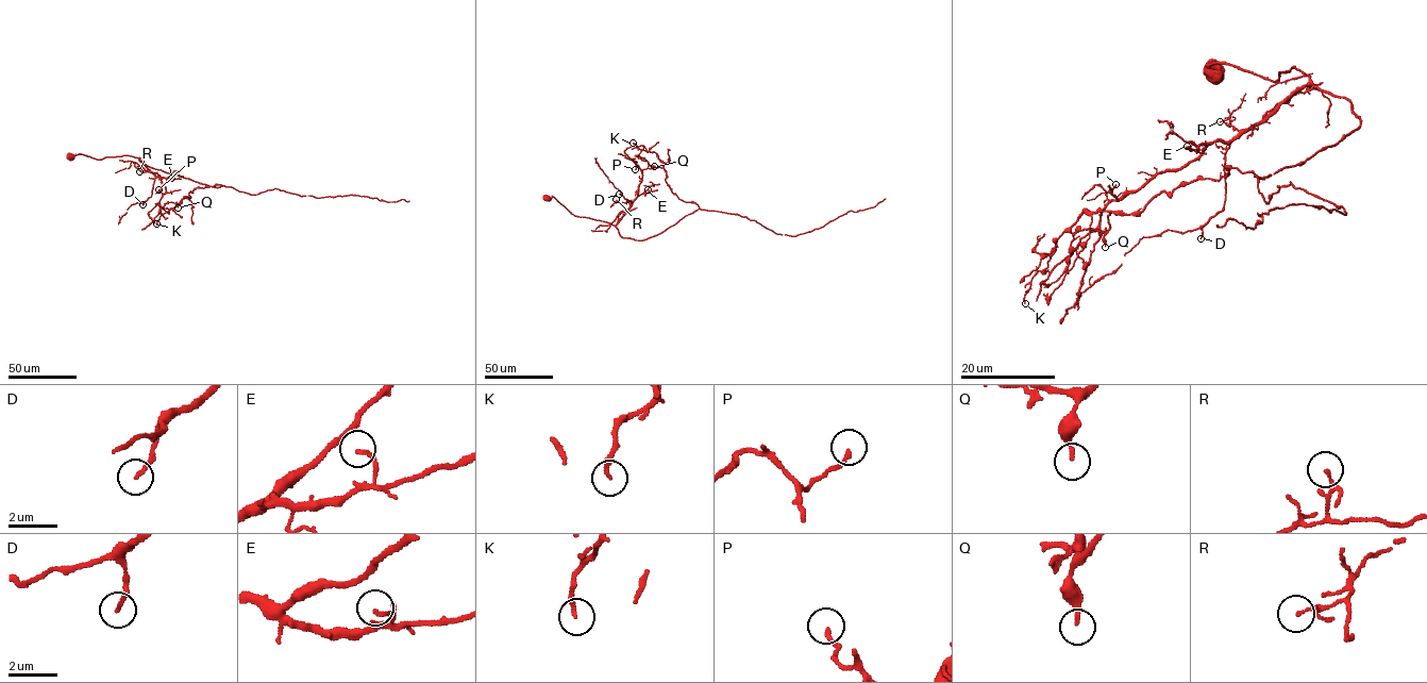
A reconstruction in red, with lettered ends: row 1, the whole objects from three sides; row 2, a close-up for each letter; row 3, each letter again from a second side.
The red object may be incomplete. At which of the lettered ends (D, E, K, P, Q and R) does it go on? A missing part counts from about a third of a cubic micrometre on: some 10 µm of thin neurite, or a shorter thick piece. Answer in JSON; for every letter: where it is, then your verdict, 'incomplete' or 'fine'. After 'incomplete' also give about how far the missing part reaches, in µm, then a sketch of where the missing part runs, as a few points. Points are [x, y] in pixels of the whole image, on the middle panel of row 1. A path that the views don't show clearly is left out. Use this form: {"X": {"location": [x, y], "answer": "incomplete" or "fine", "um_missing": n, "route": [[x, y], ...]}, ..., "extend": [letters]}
{"D": {"location": [619, 194], "answer": "incomplete", "um_missing": 15}, "E": {"location": [648, 189], "answer": "fine"}, "K": {"location": [633, 143], "answer": "fine"}, "P": {"location": [635, 169], "answer": "fine"}, "Q": {"location": [654, 166], "answer": "fine"}, "R": {"location": [616, 199], "answer": "fine"}, "extend": ["D"]}

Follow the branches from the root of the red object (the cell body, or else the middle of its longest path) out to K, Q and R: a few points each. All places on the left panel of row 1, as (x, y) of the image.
K: (69, 156), (131, 155), (155, 169), (211, 186), (222, 185), (196, 187), (189, 198), (162, 214), (156, 223)
Q: (69, 156), (82, 154), (99, 160), (131, 155), (155, 169), (211, 186), (222, 185), (197, 187), (178, 207)
R: (69, 156), (82, 154), (99, 160), (131, 155), (153, 173), (139, 171)

